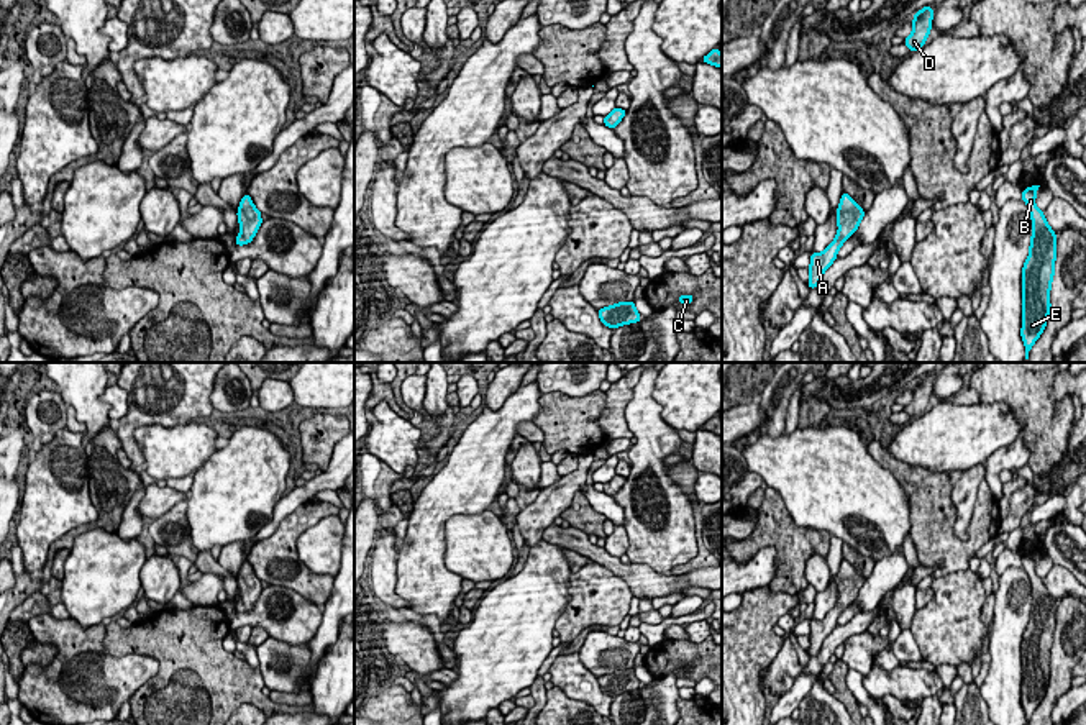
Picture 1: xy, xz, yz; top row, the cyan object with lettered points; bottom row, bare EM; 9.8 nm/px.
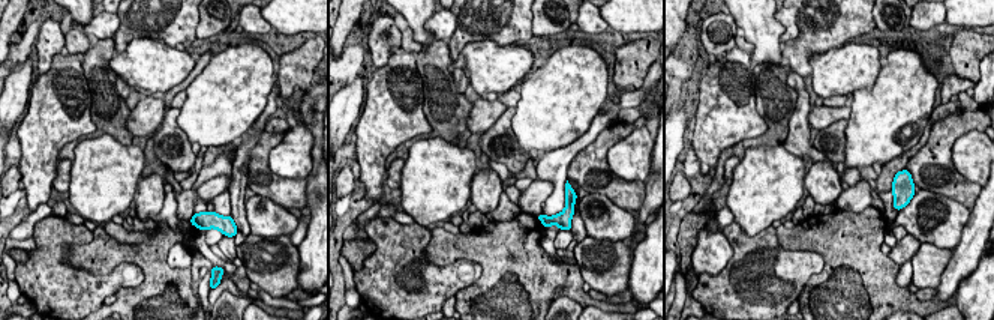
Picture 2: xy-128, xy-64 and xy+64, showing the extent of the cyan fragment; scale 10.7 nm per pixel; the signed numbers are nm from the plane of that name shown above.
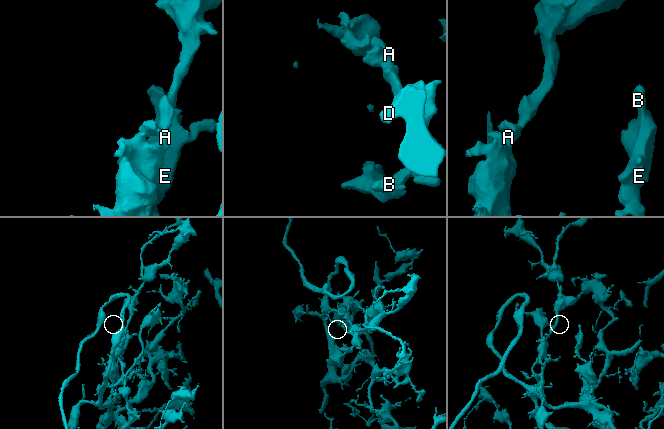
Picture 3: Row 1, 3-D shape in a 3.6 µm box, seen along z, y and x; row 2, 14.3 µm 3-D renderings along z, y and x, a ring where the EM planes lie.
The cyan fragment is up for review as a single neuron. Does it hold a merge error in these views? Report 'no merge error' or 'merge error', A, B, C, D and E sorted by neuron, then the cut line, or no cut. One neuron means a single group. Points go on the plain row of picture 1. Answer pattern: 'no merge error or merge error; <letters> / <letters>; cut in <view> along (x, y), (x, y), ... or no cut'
no merge error; A B C D E; no cut

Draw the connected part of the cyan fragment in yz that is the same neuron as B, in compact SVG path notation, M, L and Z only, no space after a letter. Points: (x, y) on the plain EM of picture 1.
M1032 553L1022 558L1022 568L1032 586L1032 605L1029 625L1022 635L1022 697L1025 725L1040 705L1050 682L1050 656L1055 641L1056 600L1050 595L1045 582L1035 572L1037 558Z

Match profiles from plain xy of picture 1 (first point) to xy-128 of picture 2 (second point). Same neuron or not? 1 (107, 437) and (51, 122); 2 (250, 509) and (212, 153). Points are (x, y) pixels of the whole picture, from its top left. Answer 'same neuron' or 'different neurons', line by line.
1: different neurons
2: different neurons

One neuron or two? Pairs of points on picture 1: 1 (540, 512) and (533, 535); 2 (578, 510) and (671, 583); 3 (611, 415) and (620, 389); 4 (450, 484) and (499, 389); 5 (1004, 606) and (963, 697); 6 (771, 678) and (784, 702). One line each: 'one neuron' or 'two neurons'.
1: one neuron
2: two neurons
3: one neuron
4: two neurons
5: two neurons
6: two neurons

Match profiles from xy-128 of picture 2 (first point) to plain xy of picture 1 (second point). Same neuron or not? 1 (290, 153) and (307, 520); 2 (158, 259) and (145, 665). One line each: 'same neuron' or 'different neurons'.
1: different neurons
2: different neurons

